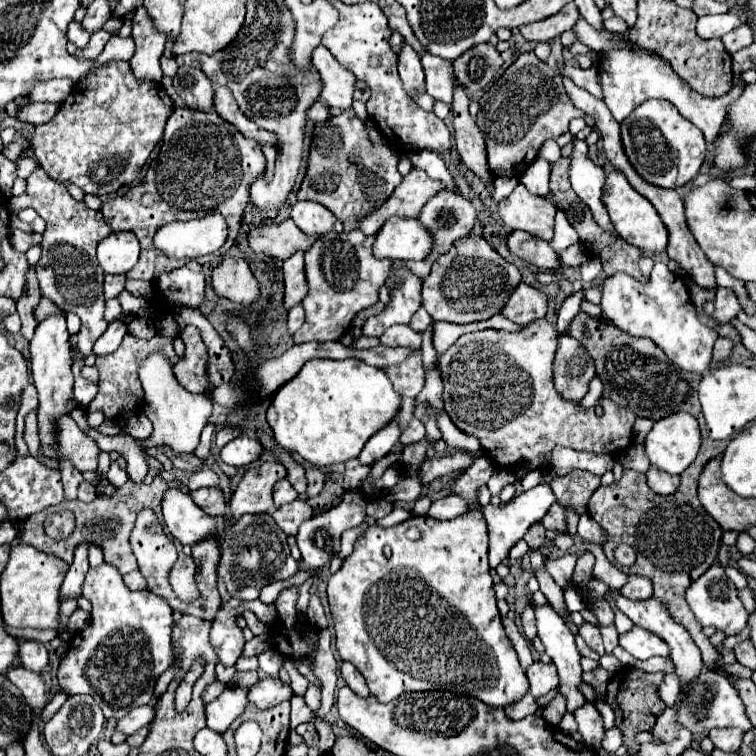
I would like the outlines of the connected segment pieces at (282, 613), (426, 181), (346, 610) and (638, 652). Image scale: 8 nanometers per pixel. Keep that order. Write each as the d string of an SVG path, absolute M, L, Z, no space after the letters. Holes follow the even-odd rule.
M287 586L287 588L281 590L281 594L275 602L279 618L287 628L291 628L291 624L297 622L297 610L295 610L297 596L299 596L299 586Z
M413 168L403 182L393 190L393 194L387 198L387 202L371 212L371 216L365 216L359 220L359 230L363 234L375 234L383 222L391 216L399 218L415 218L421 210L421 206L437 192L443 190L443 184L437 180L431 180L423 170Z
M475 506L453 520L413 516L391 528L381 528L377 524L369 526L355 542L353 554L343 560L343 566L327 584L341 660L351 662L365 676L371 694L381 704L391 702L405 692L435 688L475 696L493 708L505 708L519 702L529 692L527 676L511 640L505 636L489 570L487 524L481 510ZM411 526L417 526L421 532L421 538L415 542L405 538L405 530ZM385 546L391 548L391 558L383 556Z
M633 626L631 632L619 636L619 644L639 660L647 660L651 656L669 656L667 644L663 644L663 640L659 640L659 636L653 632L639 626Z

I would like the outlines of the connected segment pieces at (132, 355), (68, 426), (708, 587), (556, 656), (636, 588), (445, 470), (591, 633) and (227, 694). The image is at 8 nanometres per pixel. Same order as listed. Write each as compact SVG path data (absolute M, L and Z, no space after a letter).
M127 334L121 342L121 346L109 354L109 356L97 356L97 370L99 370L99 394L97 398L89 404L87 410L99 410L105 414L107 420L119 418L119 412L129 412L135 410L143 402L143 388L139 384L139 364L151 354L151 352L163 352L169 356L171 364L175 364L175 352L173 352L173 342L163 336L153 336L151 340L139 340Z
M63 414L57 420L59 428L59 460L71 460L79 472L97 470L99 448L93 438L85 436L71 416Z
M713 564L713 566L715 568L709 568L699 580L695 580L689 586L687 604L701 626L713 626L717 632L725 632L725 636L737 636L747 624L747 610L737 598L737 588L725 576L723 568L719 568L719 564Z
M535 606L537 610L537 632L539 632L539 638L545 646L545 652L551 656L553 664L557 666L557 672L559 672L559 686L557 686L557 694L561 694L565 700L567 700L567 712L575 712L577 708L581 708L585 704L585 696L583 692L579 690L579 686L583 684L581 680L581 654L575 646L575 638L571 634L571 630L565 626L563 618L549 606Z
M627 574L627 584L621 588L621 594L633 600L645 600L653 596L653 588L651 588L651 580L647 580L645 576L635 576L635 574Z
M461 450L449 452L445 456L433 456L431 460L425 458L425 462L421 466L421 482L427 484L427 482L431 482L443 474L451 474L455 470L463 472L473 464L473 460L475 458L471 452L461 452Z
M583 622L583 624L579 626L579 634L585 638L585 642L587 642L587 646L591 646L591 650L595 650L597 654L605 654L599 626L595 626L595 624L591 624L591 622Z
M227 686L225 692L213 700L207 708L207 728L215 732L225 732L231 722L245 710L247 706L247 688Z

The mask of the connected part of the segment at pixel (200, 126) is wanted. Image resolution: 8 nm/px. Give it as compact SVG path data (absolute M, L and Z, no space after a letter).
M175 108L167 120L161 150L149 164L143 182L101 206L103 218L115 232L131 230L141 245L139 262L125 274L127 280L156 280L162 273L186 263L187 260L167 258L153 244L155 230L171 220L203 218L213 212L223 214L229 224L229 236L225 246L213 254L215 258L223 256L233 246L241 228L251 184L263 174L263 170L265 156L255 140L239 134L235 126L219 118L215 112L209 114L191 108Z

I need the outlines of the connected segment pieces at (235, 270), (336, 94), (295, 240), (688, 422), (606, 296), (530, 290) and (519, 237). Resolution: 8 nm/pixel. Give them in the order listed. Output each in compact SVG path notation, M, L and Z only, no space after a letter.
M223 258L211 268L211 284L217 296L249 306L259 298L257 280L243 258Z
M325 46L315 48L313 66L319 70L319 74L323 78L323 84L325 84L323 92L321 92L321 98L329 106L335 106L335 108L341 108L341 110L351 108L355 76L349 74L345 68L341 68Z
M285 220L279 226L253 228L247 234L247 240L255 254L285 260L297 250L307 250L317 240L317 236L307 236L295 226L293 220Z
M677 412L677 414L665 416L653 424L653 430L645 436L645 454L651 462L651 466L661 468L663 472L675 476L675 474L681 474L695 460L699 442L701 442L701 434L699 434L697 420L691 414Z
M655 262L647 282L639 282L625 272L609 276L603 282L601 308L605 318L611 320L621 330L633 336L651 338L677 368L695 374L701 374L709 368L711 348L713 342L717 340L717 332L699 322L683 280L679 276L673 276L667 270L667 264Z
M521 282L515 288L513 296L505 304L505 308L501 310L501 314L505 318L509 318L521 326L529 324L531 320L543 318L545 312L547 312L547 296L533 286L527 286L525 282Z
M523 230L511 232L507 236L507 244L515 256L523 258L525 262L529 262L541 270L557 270L561 266L559 256L555 254L555 250L551 248L549 242L539 240L537 236L531 236Z

